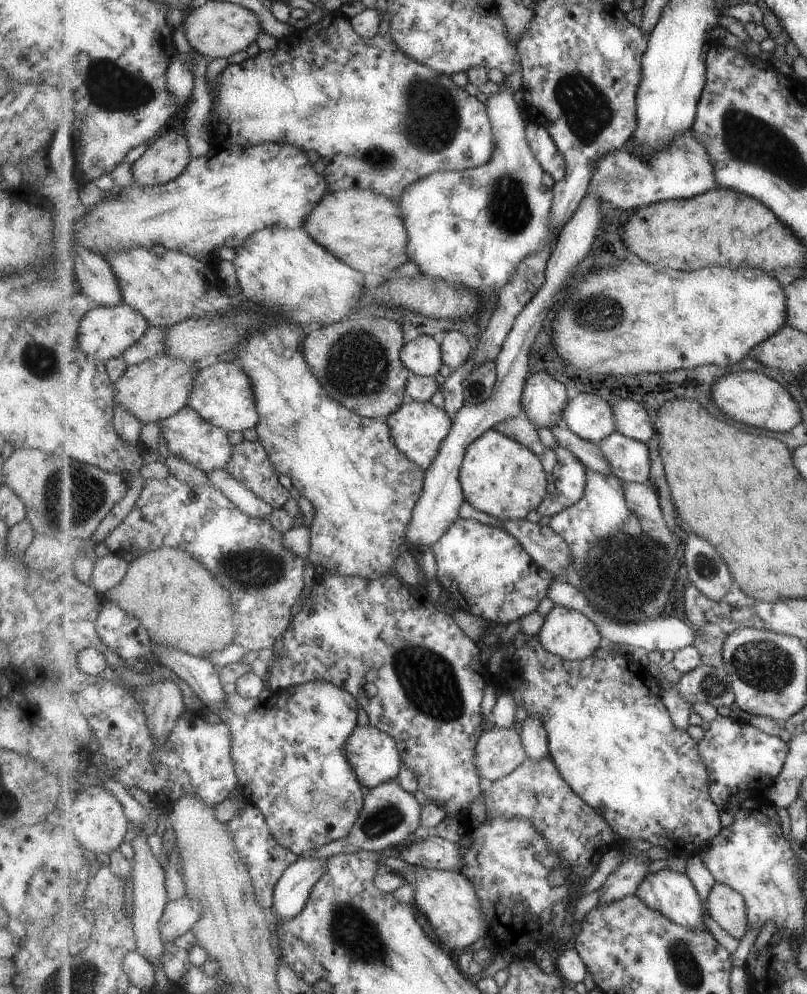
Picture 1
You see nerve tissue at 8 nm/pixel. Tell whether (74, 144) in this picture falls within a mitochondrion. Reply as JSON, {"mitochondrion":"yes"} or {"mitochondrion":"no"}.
{"mitochondrion":"yes"}

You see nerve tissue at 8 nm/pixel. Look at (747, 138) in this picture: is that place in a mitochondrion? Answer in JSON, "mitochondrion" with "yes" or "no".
{"mitochondrion":"yes"}

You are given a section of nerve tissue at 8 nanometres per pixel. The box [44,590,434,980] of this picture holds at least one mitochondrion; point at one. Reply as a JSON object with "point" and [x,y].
{"point":[350,927]}

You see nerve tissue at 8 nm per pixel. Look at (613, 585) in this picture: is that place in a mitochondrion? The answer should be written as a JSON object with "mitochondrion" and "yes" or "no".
{"mitochondrion":"yes"}

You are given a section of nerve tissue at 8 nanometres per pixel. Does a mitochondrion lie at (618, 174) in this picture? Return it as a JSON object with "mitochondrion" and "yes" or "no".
{"mitochondrion":"yes"}

